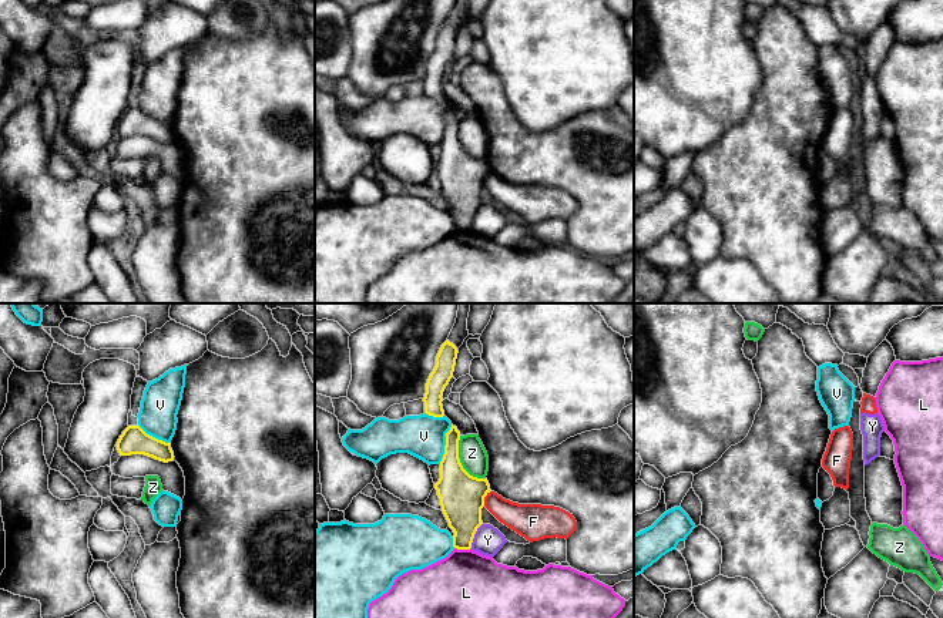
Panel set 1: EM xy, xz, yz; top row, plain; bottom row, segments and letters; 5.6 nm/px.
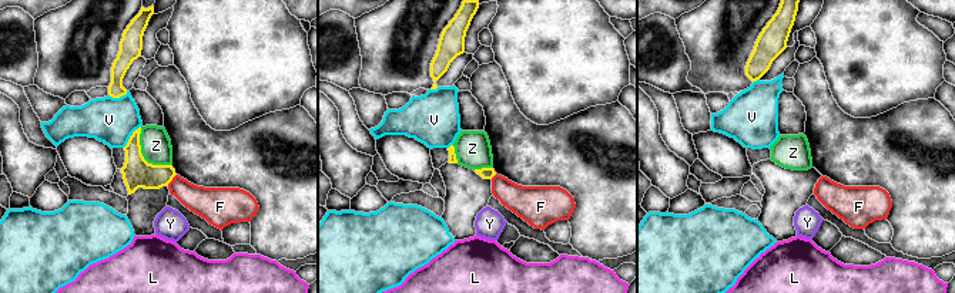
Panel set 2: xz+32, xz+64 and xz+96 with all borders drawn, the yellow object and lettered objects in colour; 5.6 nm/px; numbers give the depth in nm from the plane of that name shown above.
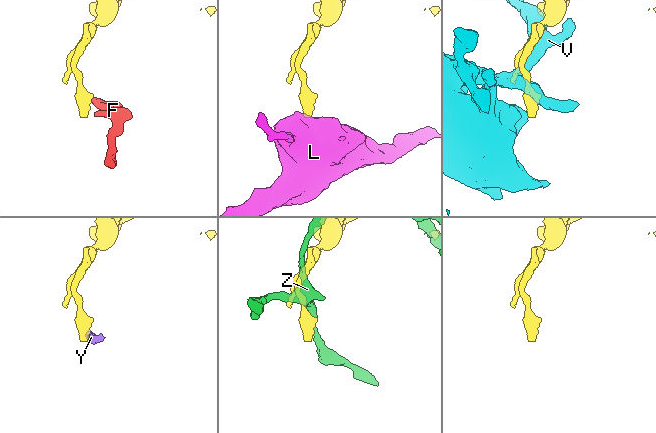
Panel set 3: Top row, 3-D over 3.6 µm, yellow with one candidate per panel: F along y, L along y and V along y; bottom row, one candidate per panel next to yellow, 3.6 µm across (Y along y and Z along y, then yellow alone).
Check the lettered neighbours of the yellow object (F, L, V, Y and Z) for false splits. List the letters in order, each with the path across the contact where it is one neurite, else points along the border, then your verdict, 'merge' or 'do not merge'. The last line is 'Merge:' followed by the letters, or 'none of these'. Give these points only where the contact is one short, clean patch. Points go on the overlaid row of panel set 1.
F: border along xz (490, 490), (485, 497), (483, 506); do not merge
L: do not merge
V: do not merge
Y: border along xz (482, 523), (470, 547); do not merge
Z: border along xz (459, 436), (460, 464), (470, 474), (485, 479); do not merge
Merge: none of these

